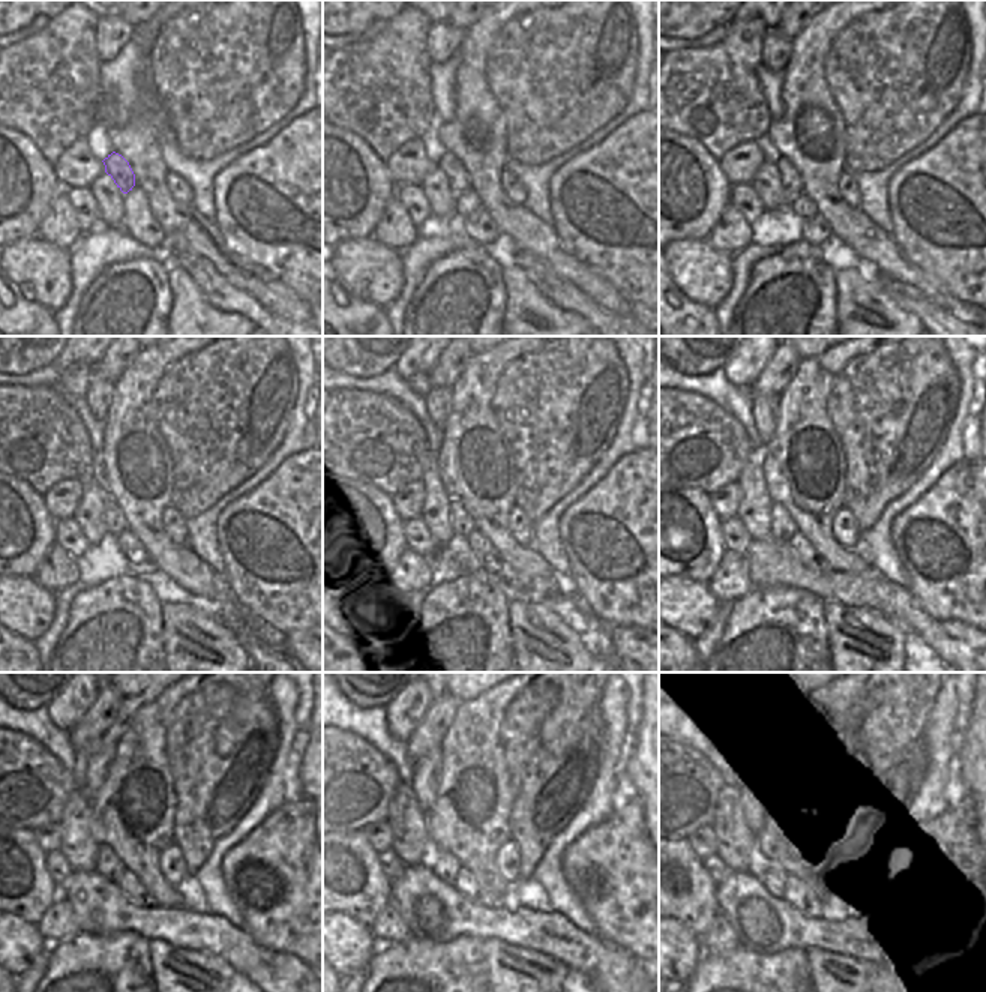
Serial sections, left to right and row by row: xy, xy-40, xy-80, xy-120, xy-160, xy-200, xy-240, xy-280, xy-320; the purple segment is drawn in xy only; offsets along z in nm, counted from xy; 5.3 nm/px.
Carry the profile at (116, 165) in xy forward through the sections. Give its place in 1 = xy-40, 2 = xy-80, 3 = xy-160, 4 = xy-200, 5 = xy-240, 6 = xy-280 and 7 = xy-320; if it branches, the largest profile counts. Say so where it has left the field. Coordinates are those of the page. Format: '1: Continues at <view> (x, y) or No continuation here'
1: Continues at xy-40 (450, 165)
2: Continues at xy-80 (790, 177)
3: Continues at xy-160 (461, 523)
4: Continues at xy-200 (782, 526)
5: Continues at xy-240 (108, 865)
6: Continues at xy-280 (443, 863)
7: Continues at xy-320 (779, 874)

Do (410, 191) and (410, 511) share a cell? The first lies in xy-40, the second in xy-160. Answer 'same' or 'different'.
different

